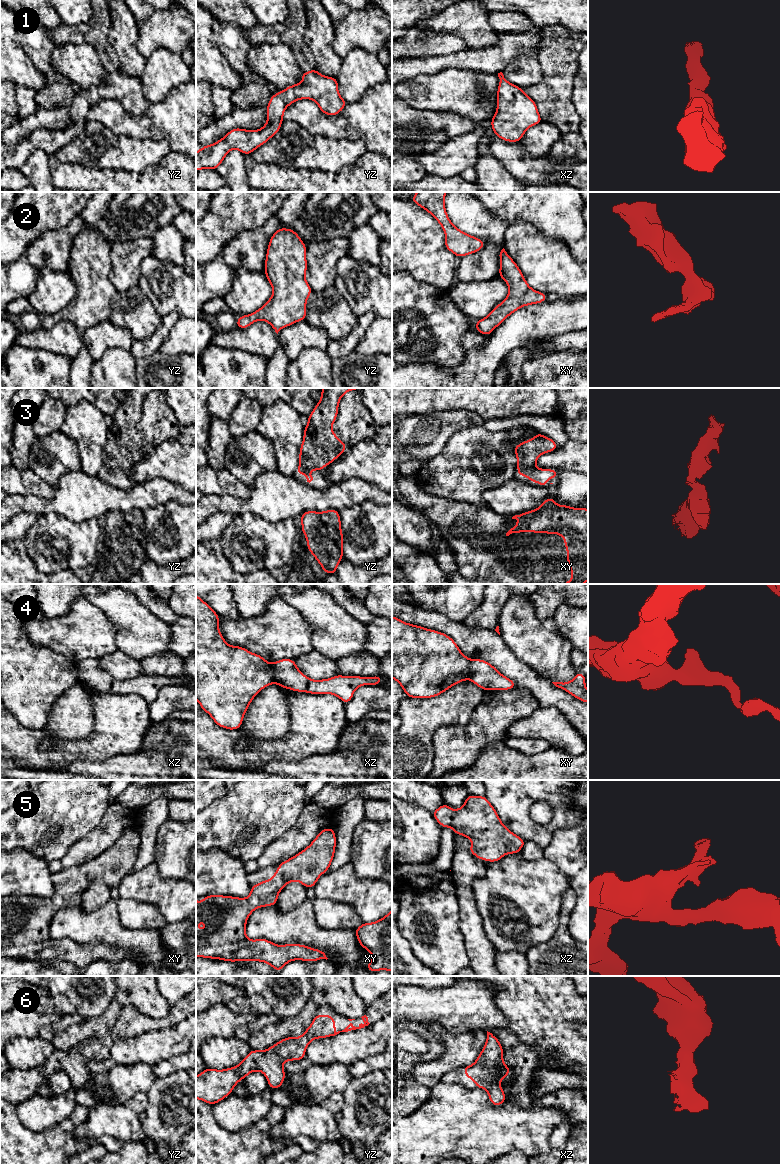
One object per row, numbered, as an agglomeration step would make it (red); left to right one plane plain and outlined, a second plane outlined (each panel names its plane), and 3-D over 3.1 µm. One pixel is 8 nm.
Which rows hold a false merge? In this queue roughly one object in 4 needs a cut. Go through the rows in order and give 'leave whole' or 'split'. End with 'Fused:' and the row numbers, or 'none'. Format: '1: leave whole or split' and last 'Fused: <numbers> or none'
1: leave whole
2: leave whole
3: leave whole
4: split
5: leave whole
6: leave whole
Fused: 4

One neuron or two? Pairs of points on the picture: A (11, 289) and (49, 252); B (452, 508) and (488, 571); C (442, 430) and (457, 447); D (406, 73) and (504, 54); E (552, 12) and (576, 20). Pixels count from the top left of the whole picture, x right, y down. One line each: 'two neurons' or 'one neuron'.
A: one neuron
B: one neuron
C: two neurons
D: one neuron
E: one neuron

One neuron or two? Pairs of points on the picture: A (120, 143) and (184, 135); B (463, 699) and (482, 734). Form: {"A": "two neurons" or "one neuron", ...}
{"A": "two neurons", "B": "two neurons"}

